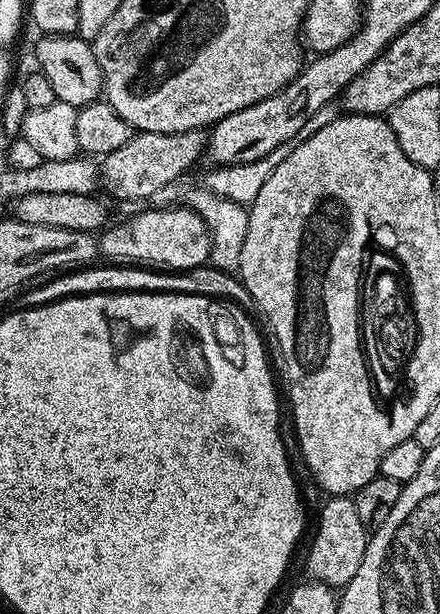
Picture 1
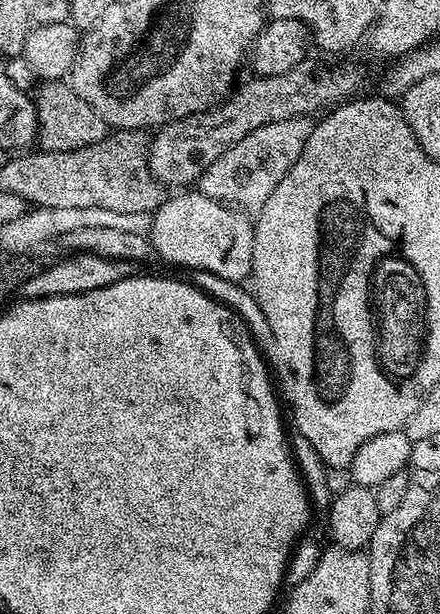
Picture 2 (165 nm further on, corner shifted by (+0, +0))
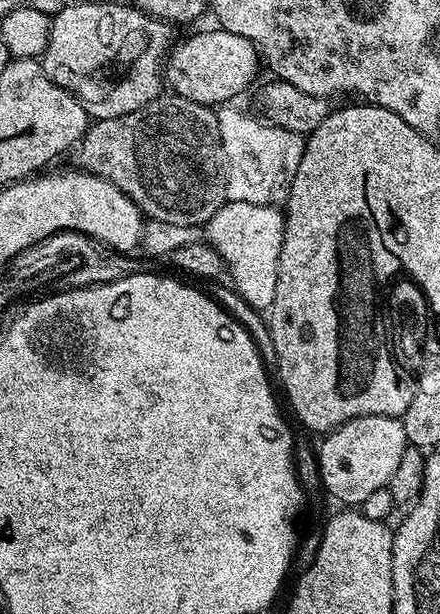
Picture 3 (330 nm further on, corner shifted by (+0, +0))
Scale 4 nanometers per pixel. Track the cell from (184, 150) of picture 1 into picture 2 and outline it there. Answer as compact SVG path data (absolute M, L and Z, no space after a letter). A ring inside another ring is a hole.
M299 64L286 74L256 76L249 84L241 83L217 107L163 125L151 137L148 146L148 165L153 178L172 190L195 185L211 163L252 131L282 119L311 117L319 108L331 109L351 97L355 93L352 91L360 84L360 76L352 68L324 70L311 68L310 64Z

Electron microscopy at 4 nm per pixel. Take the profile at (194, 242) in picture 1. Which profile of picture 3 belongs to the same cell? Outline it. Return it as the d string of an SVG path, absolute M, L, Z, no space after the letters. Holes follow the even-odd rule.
M227 201L208 219L206 225L207 243L223 258L227 275L232 275L231 283L235 291L251 308L257 310L266 310L274 302L283 237L283 211L276 206L255 205L251 202Z

